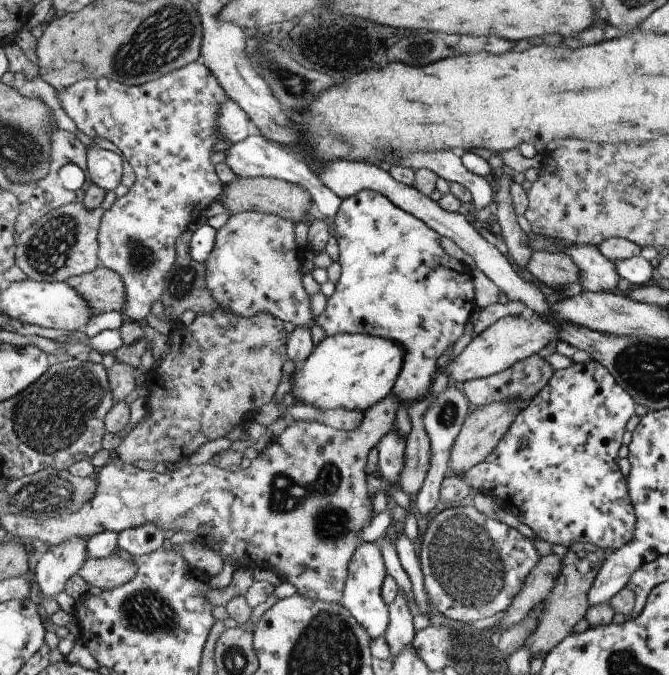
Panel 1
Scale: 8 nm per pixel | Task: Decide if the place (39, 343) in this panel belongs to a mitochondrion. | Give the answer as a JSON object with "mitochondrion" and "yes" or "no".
{"mitochondrion":"no"}

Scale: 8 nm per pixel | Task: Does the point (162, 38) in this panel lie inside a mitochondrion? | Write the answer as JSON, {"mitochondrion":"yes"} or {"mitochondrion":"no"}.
{"mitochondrion":"yes"}

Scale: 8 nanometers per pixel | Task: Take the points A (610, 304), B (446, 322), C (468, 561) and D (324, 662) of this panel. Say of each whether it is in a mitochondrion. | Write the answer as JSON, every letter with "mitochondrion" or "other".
{"A":"other","B":"other","C":"mitochondrion","D":"mitochondrion"}

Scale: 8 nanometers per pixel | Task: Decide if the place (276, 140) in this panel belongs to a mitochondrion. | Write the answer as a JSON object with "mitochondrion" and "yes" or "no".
{"mitochondrion":"no"}

